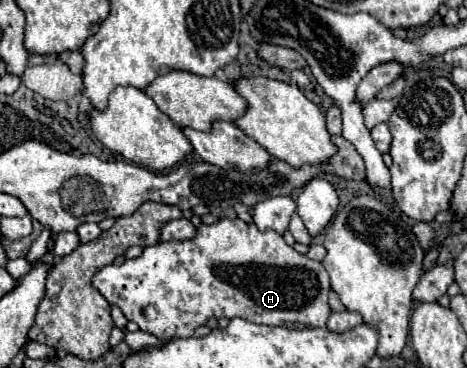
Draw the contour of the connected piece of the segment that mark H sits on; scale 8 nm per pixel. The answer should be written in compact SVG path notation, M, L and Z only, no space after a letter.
M222 218L212 226L198 226L192 240L182 242L158 242L144 248L142 256L134 260L124 260L124 264L104 266L92 278L92 286L112 304L118 306L124 316L140 326L142 332L152 334L160 340L170 338L188 338L194 330L208 322L208 318L244 318L254 324L284 326L284 324L302 324L302 326L320 326L324 328L330 316L328 294L330 278L324 266L316 260L310 260L304 254L298 254L284 238L272 230L260 232L256 224L246 224L240 218Z

